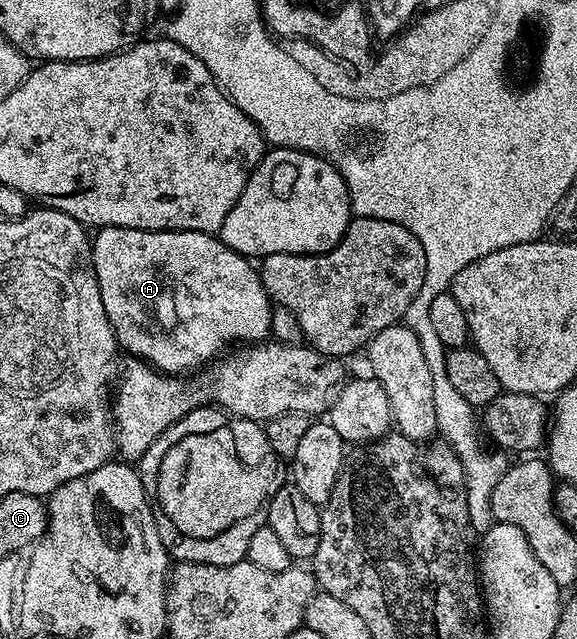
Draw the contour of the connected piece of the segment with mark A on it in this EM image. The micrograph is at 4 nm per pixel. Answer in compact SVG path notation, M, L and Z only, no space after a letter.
M101 227L95 232L91 245L94 273L98 277L98 289L102 293L102 309L106 309L106 317L112 328L116 330L117 344L123 350L125 347L129 351L127 353L129 356L144 360L157 371L163 371L164 374L173 377L180 377L185 373L211 364L221 352L233 345L255 345L269 338L274 307L262 285L259 270L253 264L252 267L248 264L251 263L249 256L240 255L234 249L230 249L215 234L207 235L201 231L143 231L142 229L126 229L125 227Z

